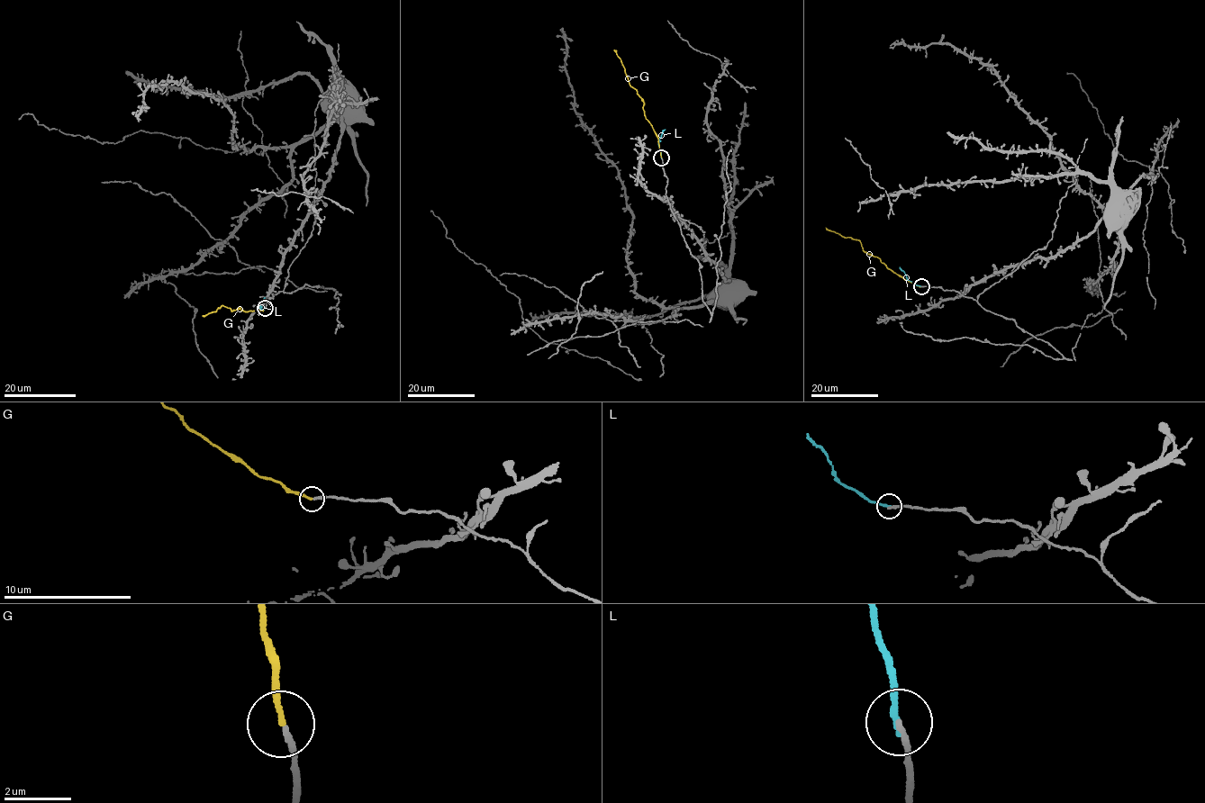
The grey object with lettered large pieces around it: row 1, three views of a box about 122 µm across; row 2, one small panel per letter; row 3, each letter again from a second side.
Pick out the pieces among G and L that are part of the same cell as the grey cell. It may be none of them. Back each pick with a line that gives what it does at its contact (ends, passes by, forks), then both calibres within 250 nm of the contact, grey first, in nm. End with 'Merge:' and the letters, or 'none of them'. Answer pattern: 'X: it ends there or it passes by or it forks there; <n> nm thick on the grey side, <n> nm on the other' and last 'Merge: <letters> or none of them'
G: it ends there; 180 nm thick on the grey side, 180 nm on the other
Merge: G

